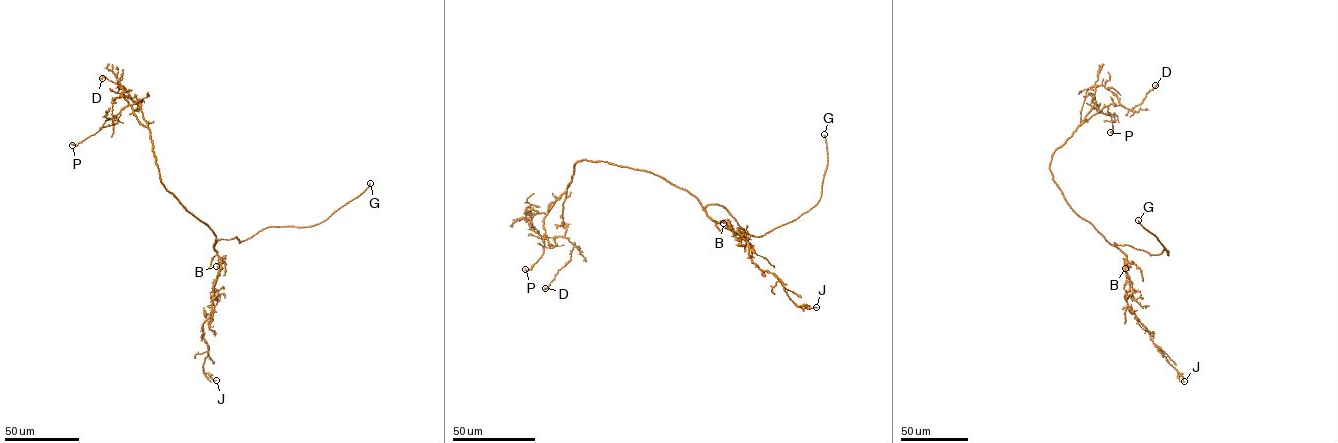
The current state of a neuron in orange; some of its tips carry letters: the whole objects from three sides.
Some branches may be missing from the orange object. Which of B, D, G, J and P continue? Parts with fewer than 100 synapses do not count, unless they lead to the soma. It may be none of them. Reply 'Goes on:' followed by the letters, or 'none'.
Goes on: G

